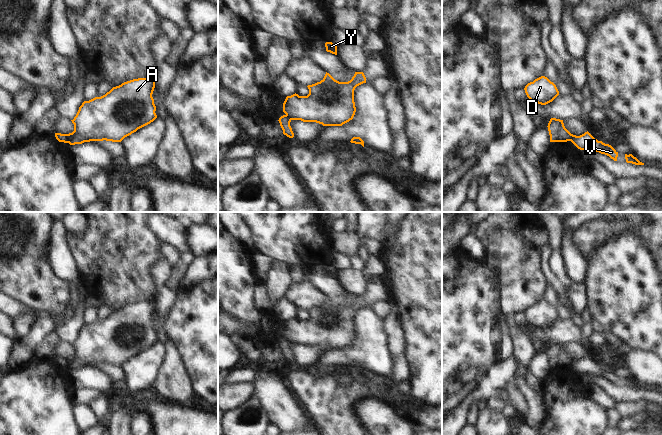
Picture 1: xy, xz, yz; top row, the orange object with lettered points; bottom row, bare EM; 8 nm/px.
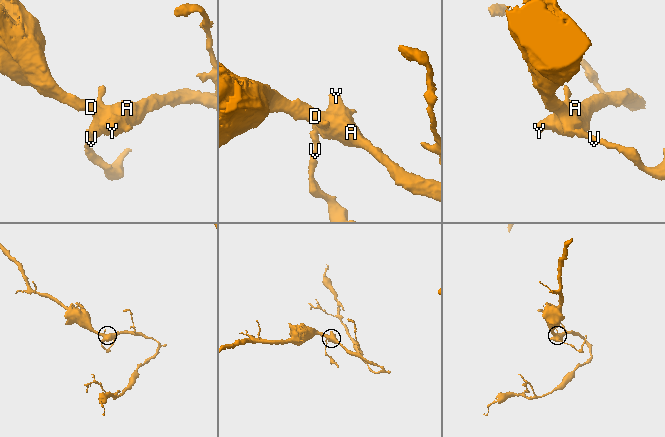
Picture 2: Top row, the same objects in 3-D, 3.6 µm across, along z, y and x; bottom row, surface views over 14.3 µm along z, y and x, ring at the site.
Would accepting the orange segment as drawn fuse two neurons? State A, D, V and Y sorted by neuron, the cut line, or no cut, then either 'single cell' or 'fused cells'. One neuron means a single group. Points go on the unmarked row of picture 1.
A D Y / V | xy (65, 358), (69, 366) | fused cells

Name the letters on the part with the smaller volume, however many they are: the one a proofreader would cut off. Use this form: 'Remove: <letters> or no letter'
Remove: V

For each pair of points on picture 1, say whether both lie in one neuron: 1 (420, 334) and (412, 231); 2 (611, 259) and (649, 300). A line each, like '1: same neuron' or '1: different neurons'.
1: same neuron
2: same neuron

